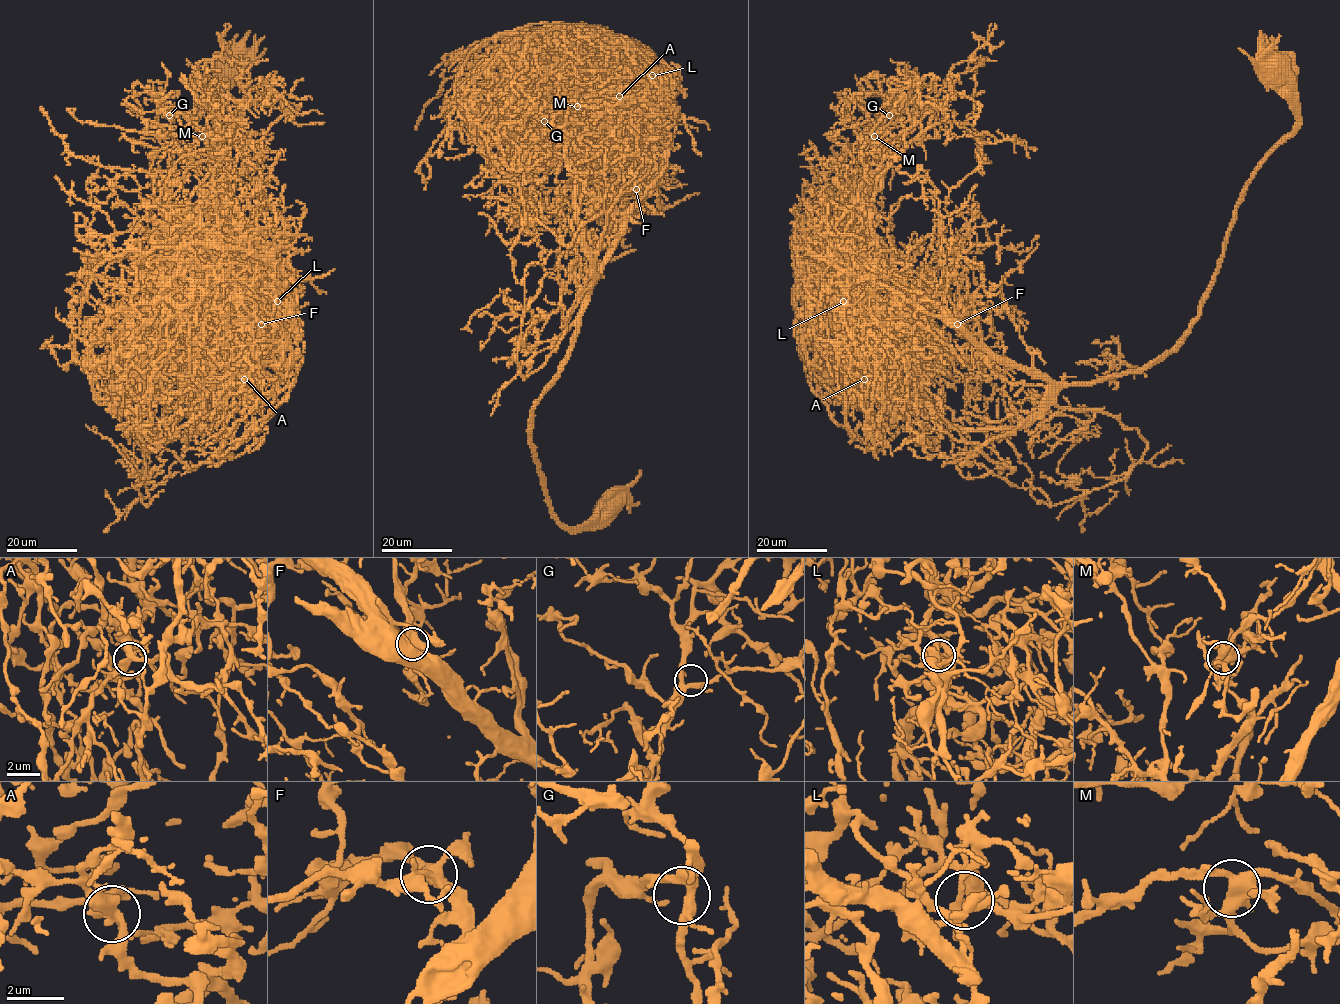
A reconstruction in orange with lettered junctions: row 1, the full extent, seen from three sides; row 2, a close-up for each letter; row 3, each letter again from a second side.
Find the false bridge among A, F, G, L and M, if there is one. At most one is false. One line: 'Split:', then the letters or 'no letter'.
Split: no letter

